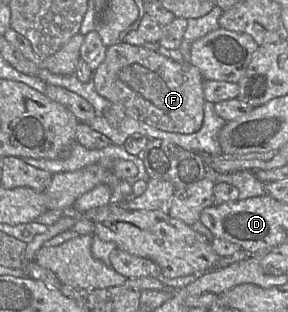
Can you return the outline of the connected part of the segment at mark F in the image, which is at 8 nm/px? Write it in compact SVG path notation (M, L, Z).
M119 42L106 49L104 61L92 72L96 92L119 105L126 116L165 132L197 132L204 118L205 103L201 72L190 62L178 62L149 50Z

